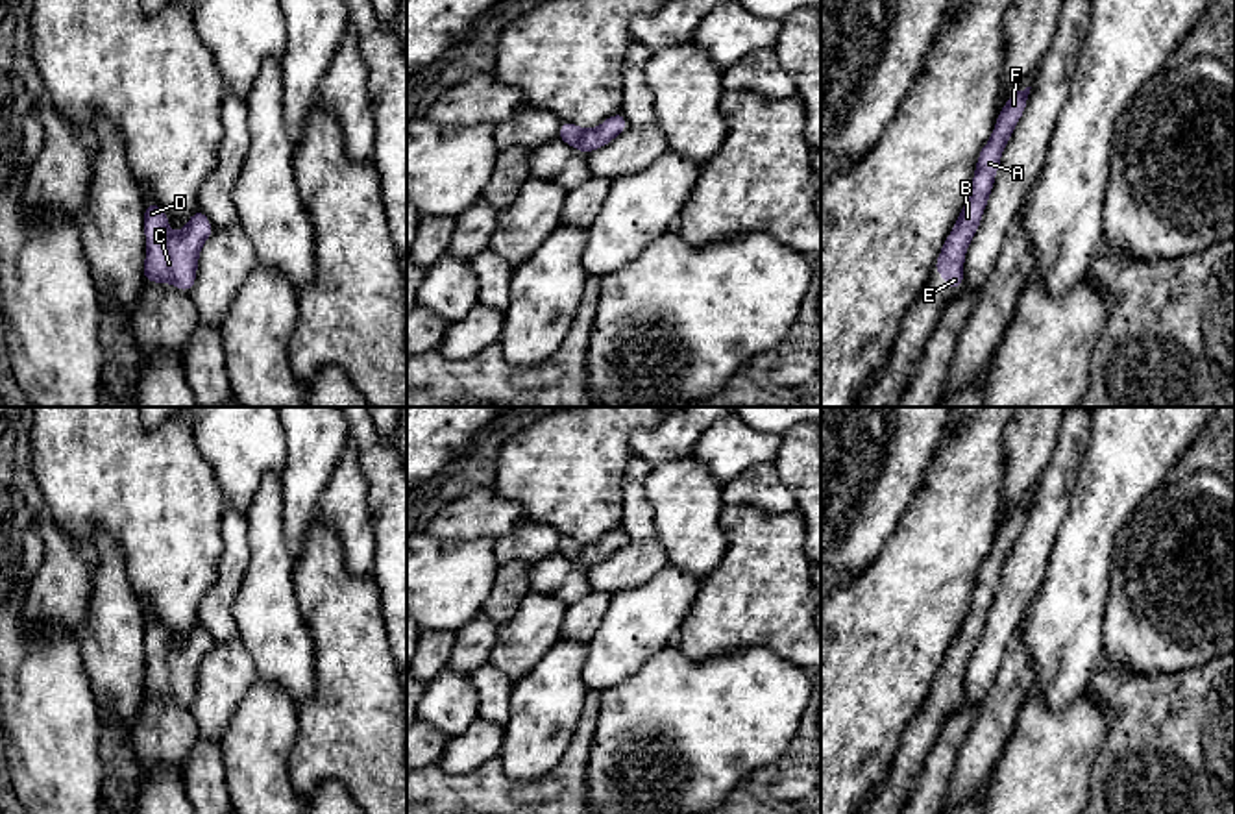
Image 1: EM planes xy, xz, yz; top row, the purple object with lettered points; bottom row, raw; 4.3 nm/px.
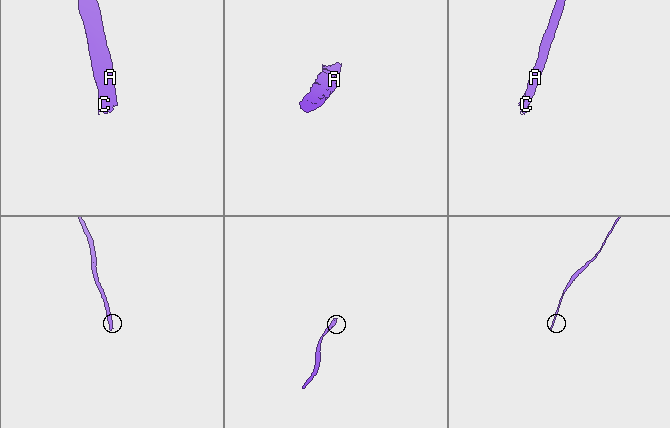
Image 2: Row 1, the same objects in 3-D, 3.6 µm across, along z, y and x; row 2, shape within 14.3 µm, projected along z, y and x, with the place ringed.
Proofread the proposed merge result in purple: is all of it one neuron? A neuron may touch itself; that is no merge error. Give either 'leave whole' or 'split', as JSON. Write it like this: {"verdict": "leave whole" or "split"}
{"verdict": "leave whole"}

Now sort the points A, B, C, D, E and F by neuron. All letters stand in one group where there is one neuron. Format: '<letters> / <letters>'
A B C D E F

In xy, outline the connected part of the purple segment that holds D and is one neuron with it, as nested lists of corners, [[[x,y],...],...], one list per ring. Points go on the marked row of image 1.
[[[146,200],[144,281],[174,283],[189,294],[196,283],[200,250],[213,233],[214,229],[200,207],[179,233],[172,233],[168,229],[168,215],[157,204]]]

